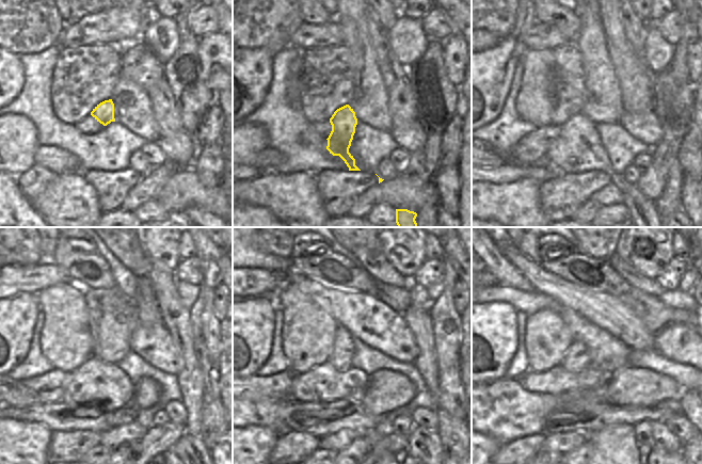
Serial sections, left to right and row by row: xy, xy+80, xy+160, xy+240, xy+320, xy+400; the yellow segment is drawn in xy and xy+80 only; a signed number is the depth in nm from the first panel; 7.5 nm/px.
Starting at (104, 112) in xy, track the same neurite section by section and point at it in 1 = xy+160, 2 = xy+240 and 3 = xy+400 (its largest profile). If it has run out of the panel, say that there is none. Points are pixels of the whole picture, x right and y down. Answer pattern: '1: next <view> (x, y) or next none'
1: next xy+160 (577, 148)
2: next xy+240 (104, 385)
3: next xy+400 (555, 381)

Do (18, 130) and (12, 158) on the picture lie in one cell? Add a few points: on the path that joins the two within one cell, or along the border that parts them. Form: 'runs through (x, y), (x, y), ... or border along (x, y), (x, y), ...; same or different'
runs through (14, 137), (12, 140), (12, 152); same

